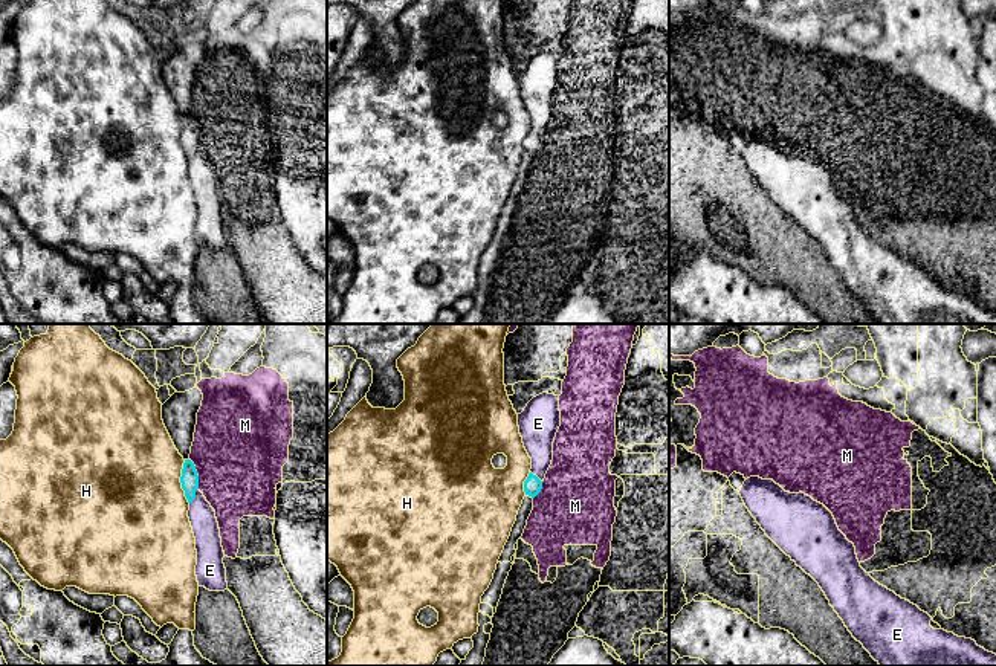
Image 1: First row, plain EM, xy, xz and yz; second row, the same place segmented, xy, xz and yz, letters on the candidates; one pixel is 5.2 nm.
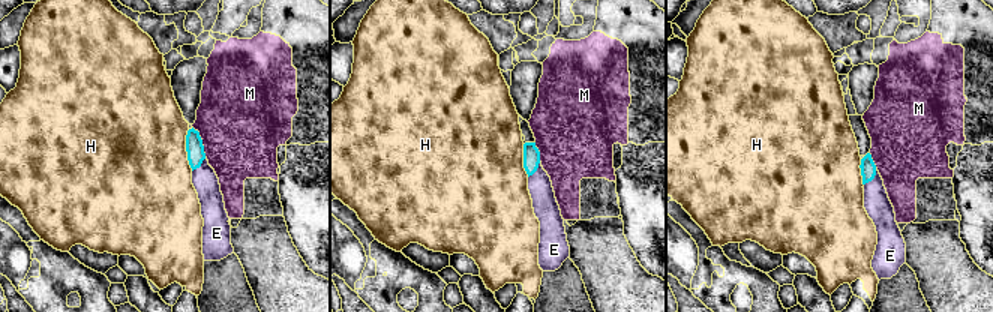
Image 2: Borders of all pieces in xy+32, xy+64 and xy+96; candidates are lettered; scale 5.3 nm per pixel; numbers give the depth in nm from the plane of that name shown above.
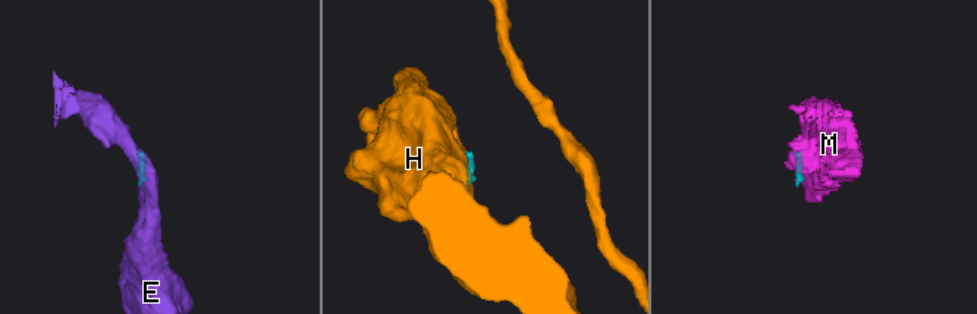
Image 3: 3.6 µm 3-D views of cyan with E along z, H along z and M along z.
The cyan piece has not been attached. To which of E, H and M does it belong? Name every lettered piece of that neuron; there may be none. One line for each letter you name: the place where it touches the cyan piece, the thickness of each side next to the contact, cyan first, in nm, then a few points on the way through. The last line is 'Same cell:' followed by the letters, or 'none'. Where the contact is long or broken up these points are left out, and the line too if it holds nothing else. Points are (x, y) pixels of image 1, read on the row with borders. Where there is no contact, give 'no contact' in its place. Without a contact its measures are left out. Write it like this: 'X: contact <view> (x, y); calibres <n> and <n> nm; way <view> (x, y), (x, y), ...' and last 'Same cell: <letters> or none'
M: contact xy (196, 474); calibres 100 and 480 nm; way xy (190, 480), (196, 474), (220, 466), (239, 454)
Same cell: M

